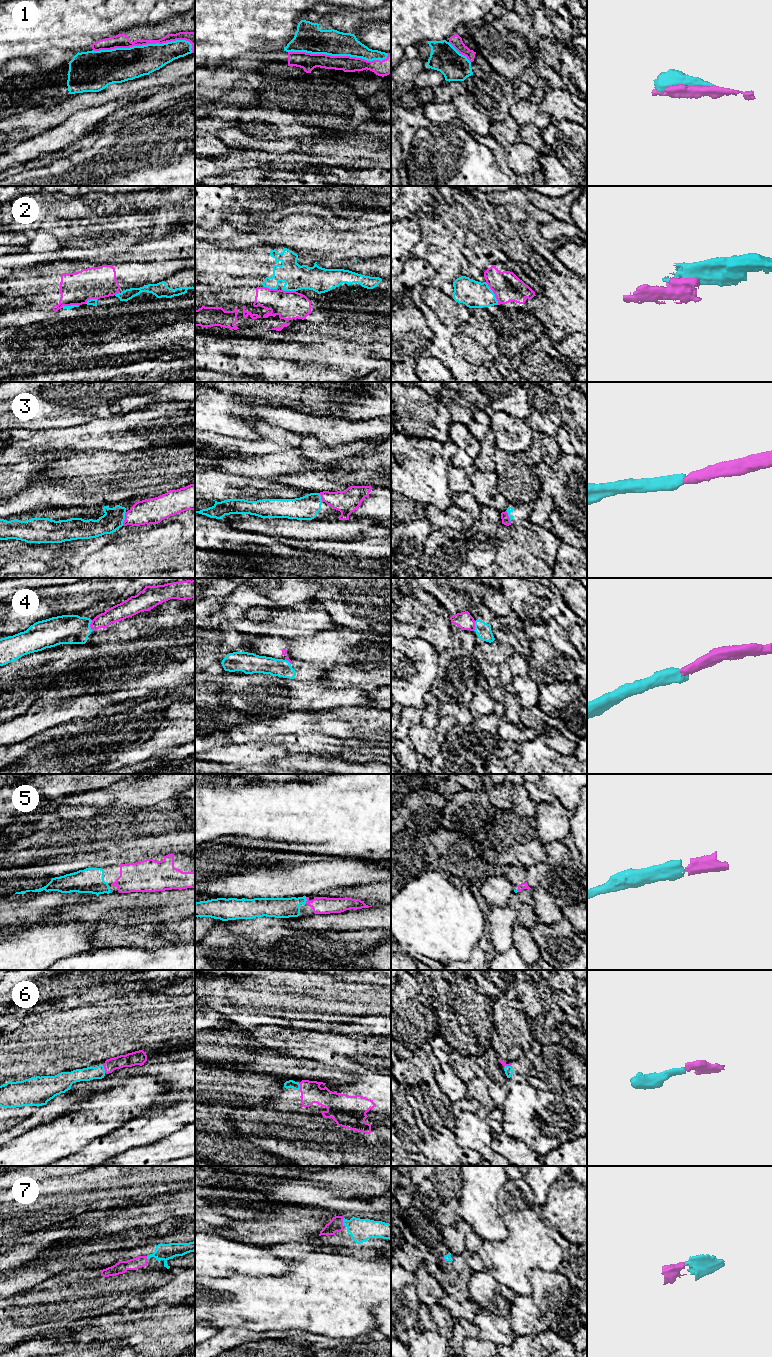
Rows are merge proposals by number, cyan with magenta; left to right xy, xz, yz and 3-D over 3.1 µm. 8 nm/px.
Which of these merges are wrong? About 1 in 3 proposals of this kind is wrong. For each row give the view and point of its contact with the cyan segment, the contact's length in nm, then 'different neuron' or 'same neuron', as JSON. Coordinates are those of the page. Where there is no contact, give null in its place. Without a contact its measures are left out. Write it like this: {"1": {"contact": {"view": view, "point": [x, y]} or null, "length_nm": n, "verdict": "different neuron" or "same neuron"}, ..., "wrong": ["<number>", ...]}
{"1": {"contact": {"view": "xy", "point": [143, 45]}, "length_nm": 800, "verdict": "same neuron"}, "2": {"contact": {"view": "yz", "point": [493, 293]}, "length_nm": 220, "verdict": "different neuron"}, "3": {"contact": {"view": "xy", "point": [124, 519]}, "length_nm": 120, "verdict": "same neuron"}, "4": {"contact": {"view": "yz", "point": [475, 626]}, "length_nm": 80, "verdict": "different neuron"}, "5": {"contact": {"view": "xz", "point": [306, 900]}, "length_nm": 60, "verdict": "same neuron"}, "6": {"contact": {"view": "xy", "point": [104, 1069]}, "length_nm": 70, "verdict": "same neuron"}, "7": {"contact": {"view": "xz", "point": [343, 1222]}, "length_nm": 70, "verdict": "same neuron"}, "wrong": ["2", "4"]}

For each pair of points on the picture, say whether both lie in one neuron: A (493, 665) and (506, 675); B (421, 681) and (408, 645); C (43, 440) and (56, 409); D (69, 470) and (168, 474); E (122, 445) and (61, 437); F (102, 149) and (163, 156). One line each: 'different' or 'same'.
A: different
B: same
C: different
D: same
E: same
F: same

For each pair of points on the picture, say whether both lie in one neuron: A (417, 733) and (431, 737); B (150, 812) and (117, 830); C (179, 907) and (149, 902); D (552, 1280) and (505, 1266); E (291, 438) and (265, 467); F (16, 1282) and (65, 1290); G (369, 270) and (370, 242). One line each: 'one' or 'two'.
A: one
B: one
C: one
D: two
E: two
F: two
G: two

